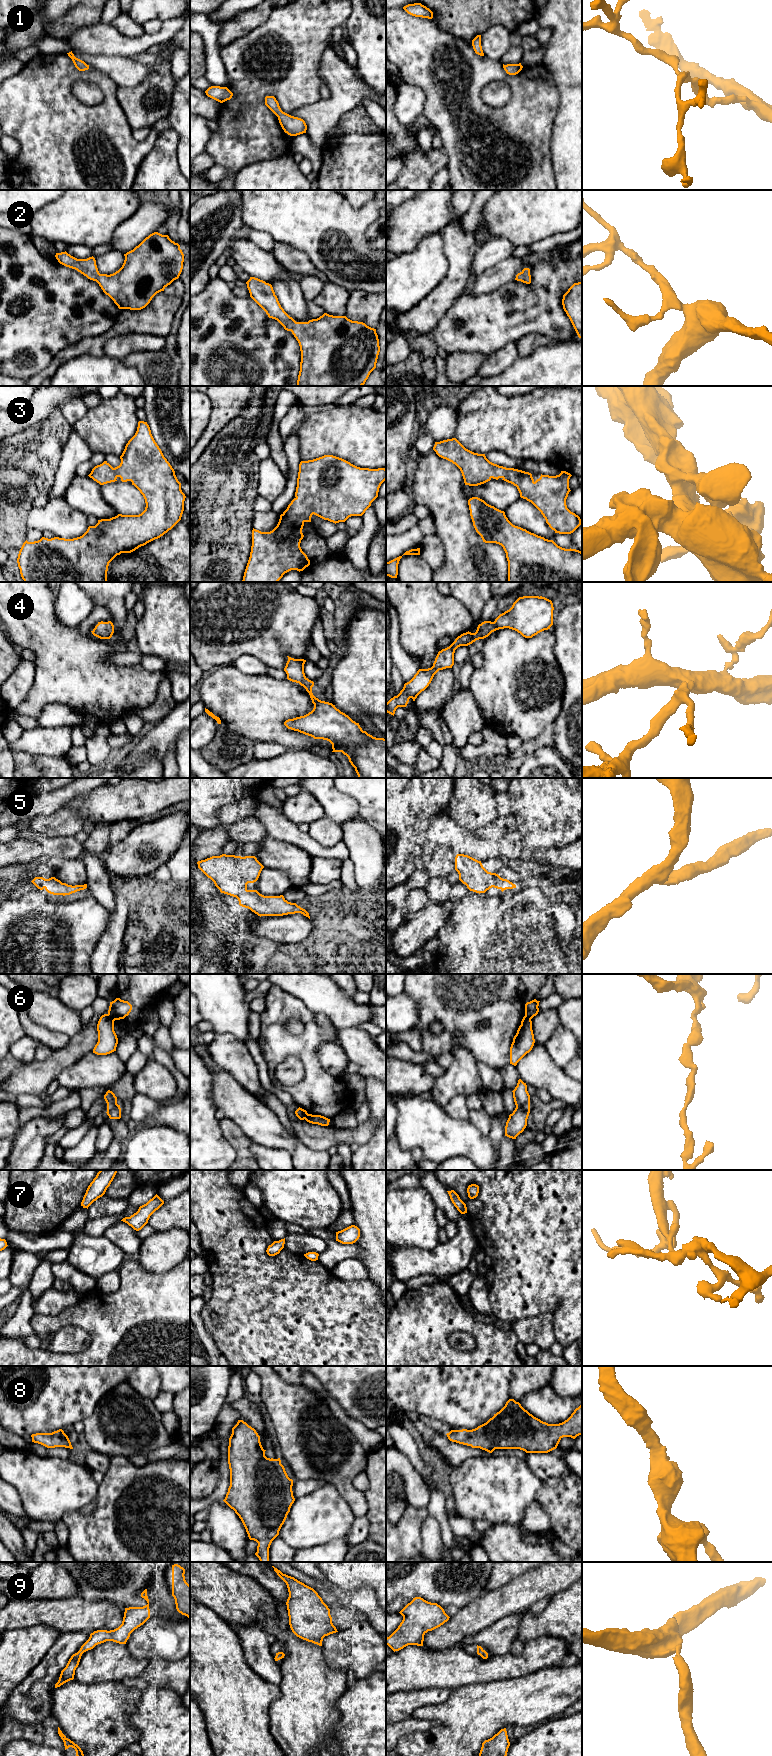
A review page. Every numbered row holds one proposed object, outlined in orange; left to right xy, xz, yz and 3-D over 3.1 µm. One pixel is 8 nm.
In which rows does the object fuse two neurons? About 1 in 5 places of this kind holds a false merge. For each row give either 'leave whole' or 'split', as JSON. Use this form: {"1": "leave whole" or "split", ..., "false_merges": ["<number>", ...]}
{"1": "leave whole", "2": "leave whole", "3": "leave whole", "4": "leave whole", "5": "leave whole", "6": "split", "7": "leave whole", "8": "leave whole", "9": "leave whole", "false_merges": ["6"]}

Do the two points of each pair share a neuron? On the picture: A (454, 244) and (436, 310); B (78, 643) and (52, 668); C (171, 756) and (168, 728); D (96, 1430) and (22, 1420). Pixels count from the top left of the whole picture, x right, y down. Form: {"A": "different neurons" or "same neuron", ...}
{"A": "same neuron", "B": "same neuron", "C": "different neurons", "D": "different neurons"}

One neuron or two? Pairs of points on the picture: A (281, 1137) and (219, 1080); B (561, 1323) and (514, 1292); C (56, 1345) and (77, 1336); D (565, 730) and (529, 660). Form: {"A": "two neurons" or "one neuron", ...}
{"A": "one neuron", "B": "one neuron", "C": "one neuron", "D": "two neurons"}

